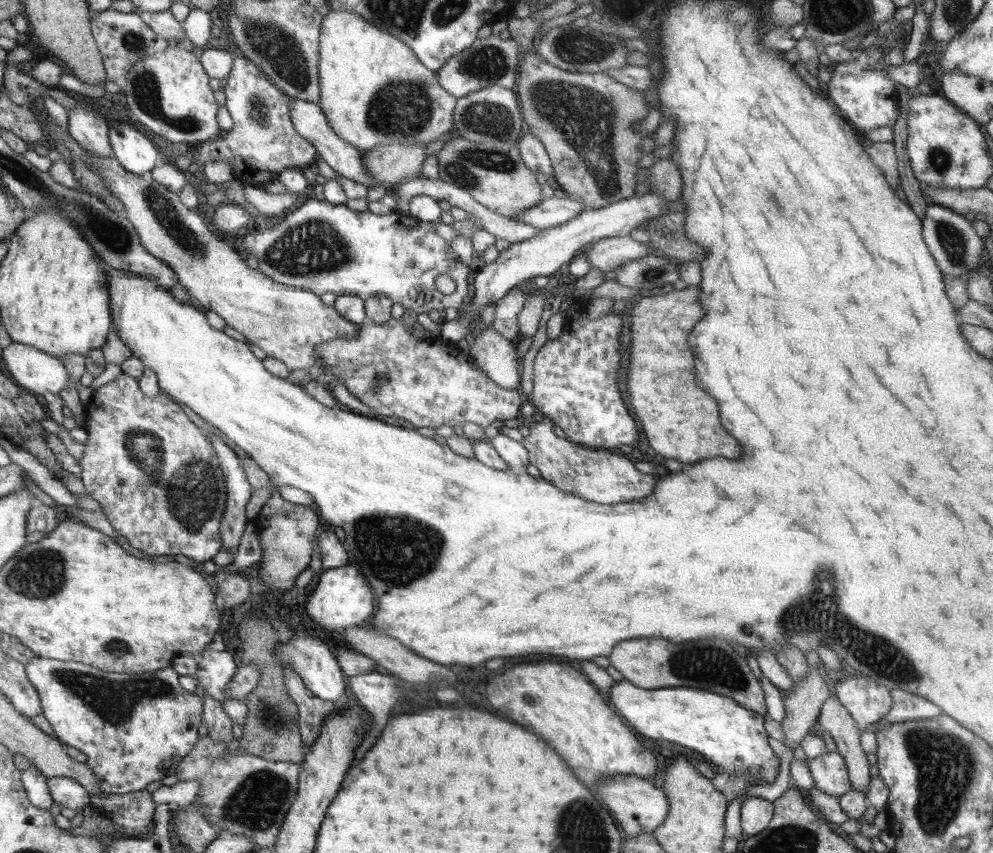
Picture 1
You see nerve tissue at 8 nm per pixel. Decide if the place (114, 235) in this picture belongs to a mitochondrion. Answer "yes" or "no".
yes

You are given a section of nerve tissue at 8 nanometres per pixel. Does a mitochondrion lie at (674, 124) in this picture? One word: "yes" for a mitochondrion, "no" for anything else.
no

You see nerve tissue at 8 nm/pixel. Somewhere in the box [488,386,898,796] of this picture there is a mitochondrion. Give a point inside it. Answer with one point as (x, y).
(692, 664)

